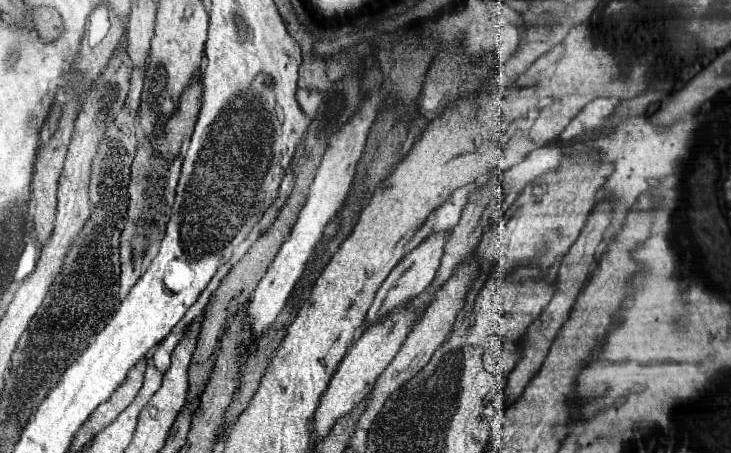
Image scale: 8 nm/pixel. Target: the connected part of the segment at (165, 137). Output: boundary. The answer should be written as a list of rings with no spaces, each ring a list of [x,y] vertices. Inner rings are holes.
[[[196,74],[190,86],[182,92],[178,108],[172,112],[172,116],[154,128],[150,136],[152,150],[156,158],[164,160],[166,164],[172,164],[180,156],[182,142],[192,136],[202,106],[202,92],[202,78]]]

